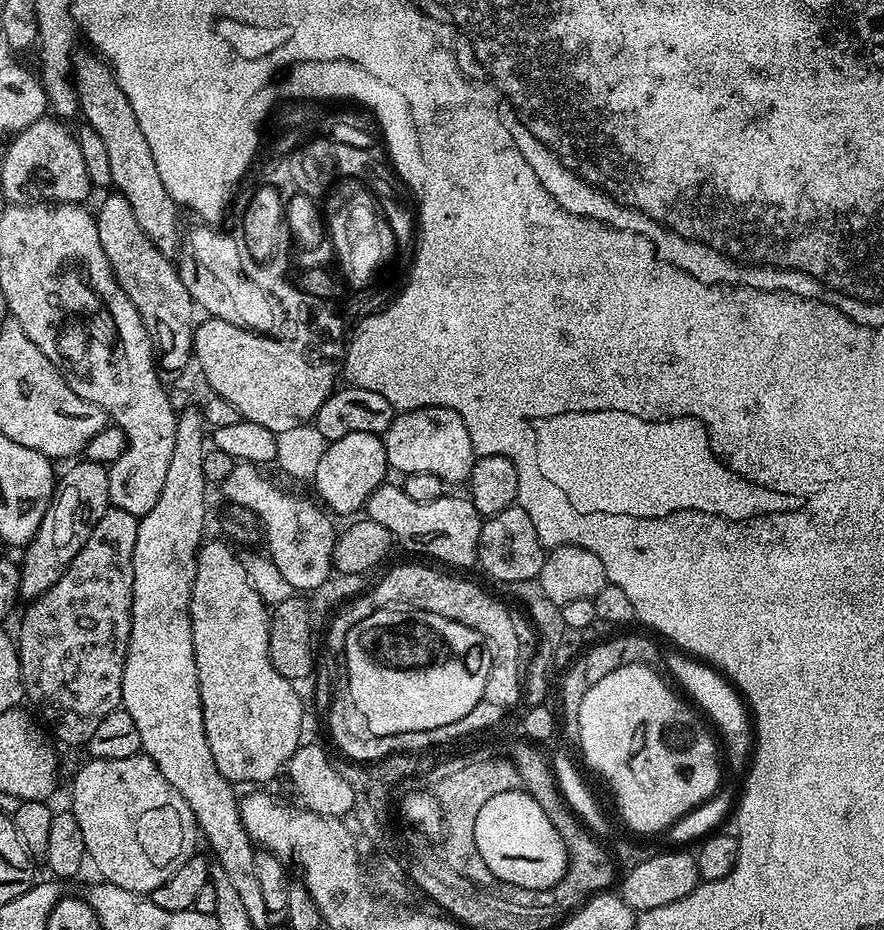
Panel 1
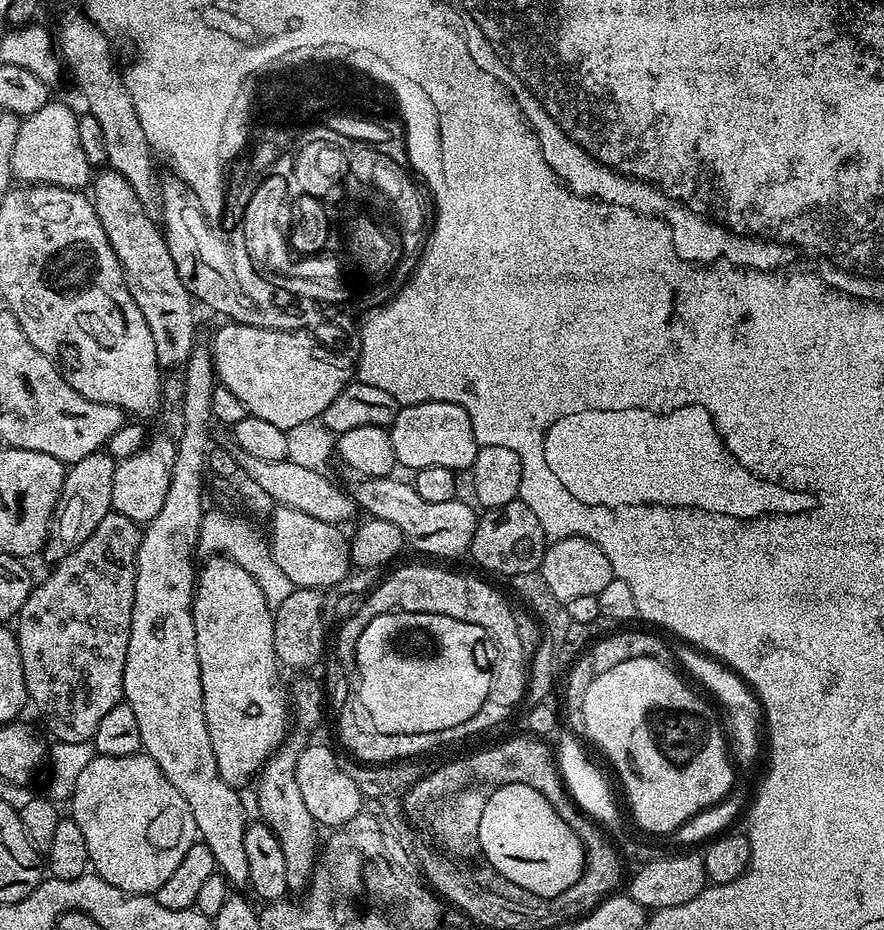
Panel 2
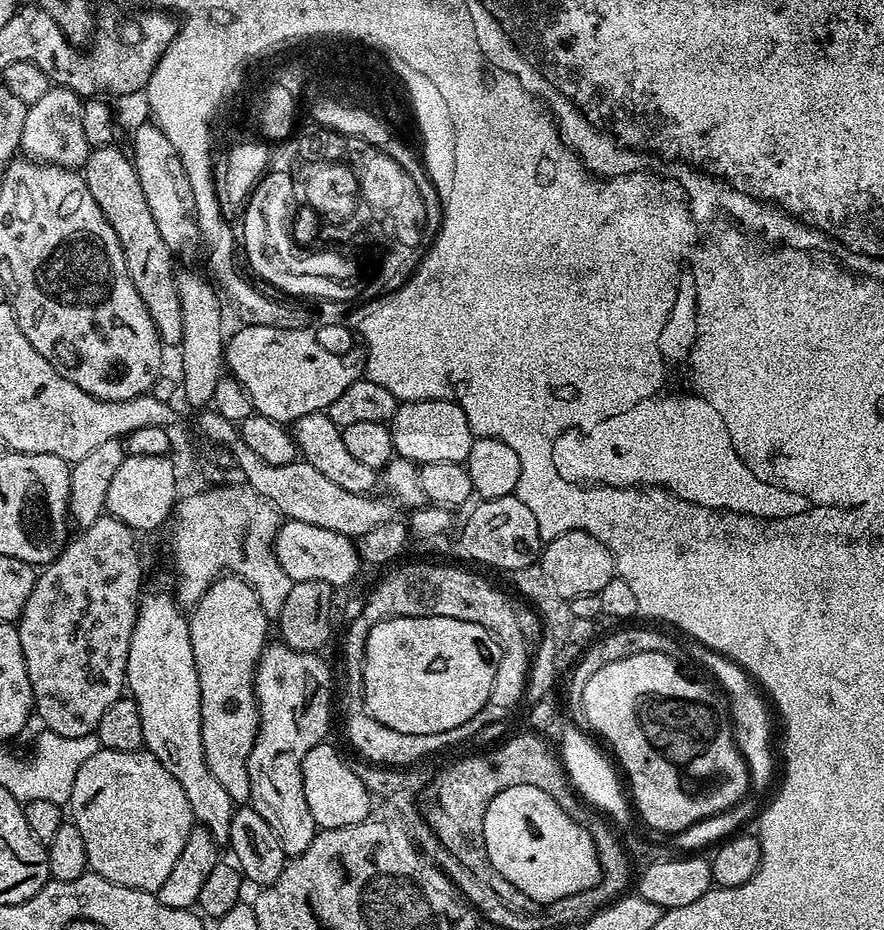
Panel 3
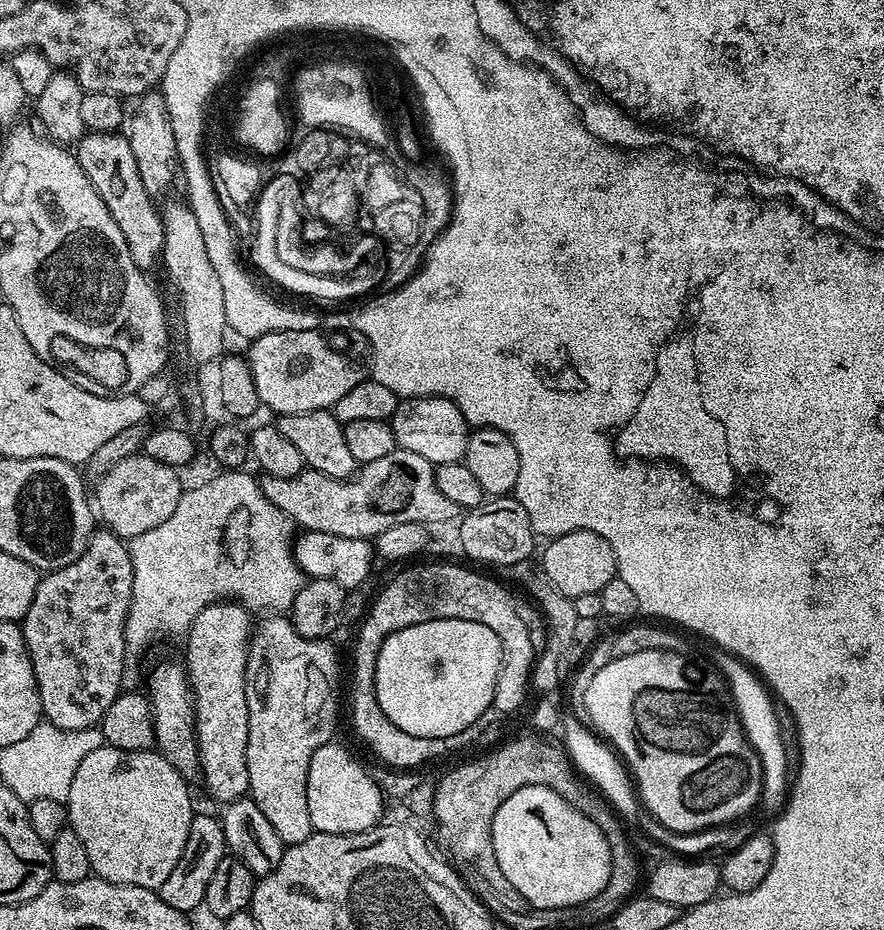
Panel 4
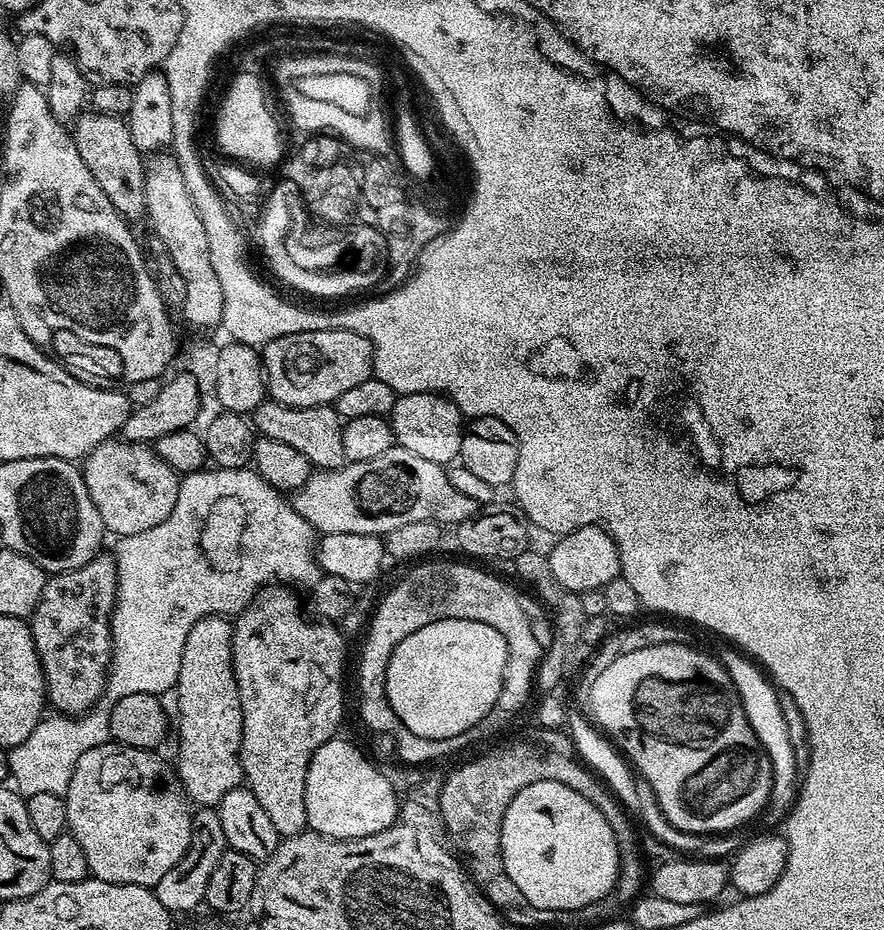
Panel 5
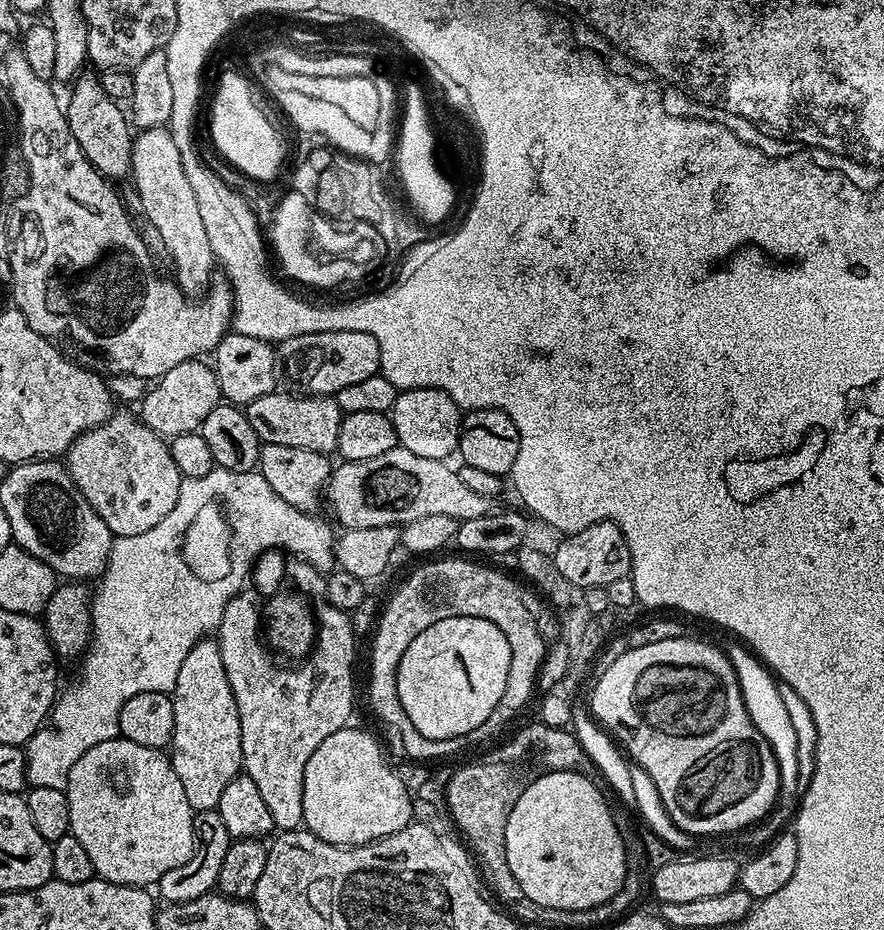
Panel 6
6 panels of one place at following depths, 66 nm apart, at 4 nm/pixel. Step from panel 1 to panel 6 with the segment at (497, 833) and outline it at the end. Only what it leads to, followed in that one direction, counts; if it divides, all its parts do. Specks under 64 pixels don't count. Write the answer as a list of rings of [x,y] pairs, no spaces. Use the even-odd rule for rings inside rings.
[[[546,772],[542,781],[531,783],[518,801],[514,802],[506,824],[507,875],[516,879],[515,887],[520,888],[522,894],[530,898],[530,902],[573,912],[602,906],[621,895],[620,887],[630,871],[628,855],[620,827],[616,825],[614,808],[608,805],[607,798],[600,793],[596,782],[593,777],[577,772]]]

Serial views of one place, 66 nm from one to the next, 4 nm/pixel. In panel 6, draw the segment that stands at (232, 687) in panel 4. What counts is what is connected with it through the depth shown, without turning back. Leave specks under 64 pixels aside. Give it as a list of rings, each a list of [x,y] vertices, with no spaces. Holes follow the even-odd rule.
[[[215,639],[199,640],[190,654],[186,654],[182,667],[178,669],[178,682],[170,695],[174,706],[174,734],[170,745],[174,774],[178,774],[182,782],[182,791],[186,793],[193,813],[211,812],[218,806],[218,798],[222,798],[222,790],[226,790],[226,785],[241,775],[244,762],[238,706],[234,702],[234,690],[230,690],[230,678],[226,678],[226,666],[222,666],[220,646]]]

